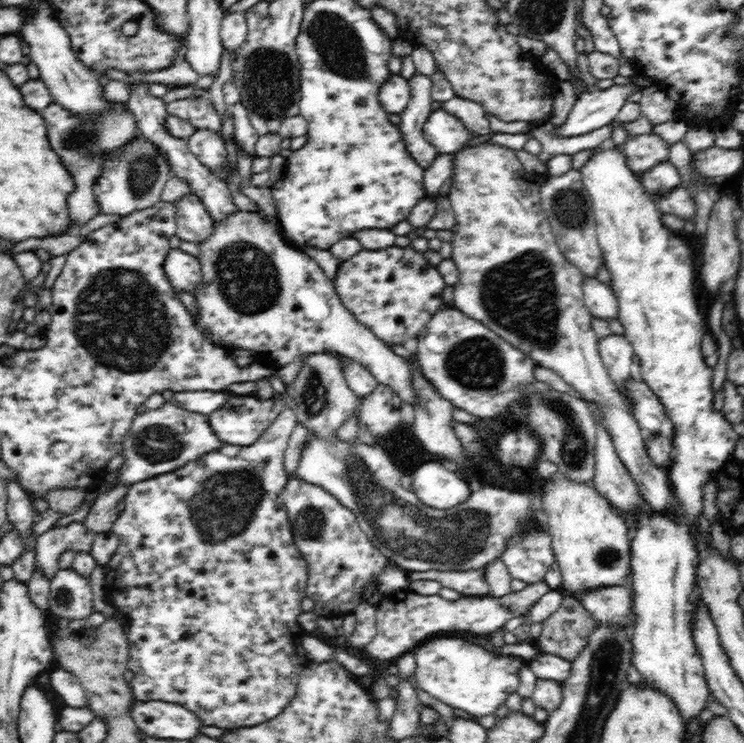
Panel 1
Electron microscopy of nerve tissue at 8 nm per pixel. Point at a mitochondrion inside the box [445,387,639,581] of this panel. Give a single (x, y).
(573, 447)

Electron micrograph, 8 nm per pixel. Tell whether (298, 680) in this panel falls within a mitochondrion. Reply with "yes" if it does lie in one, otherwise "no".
no

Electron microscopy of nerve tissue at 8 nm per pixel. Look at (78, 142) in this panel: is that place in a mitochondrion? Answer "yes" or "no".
yes

